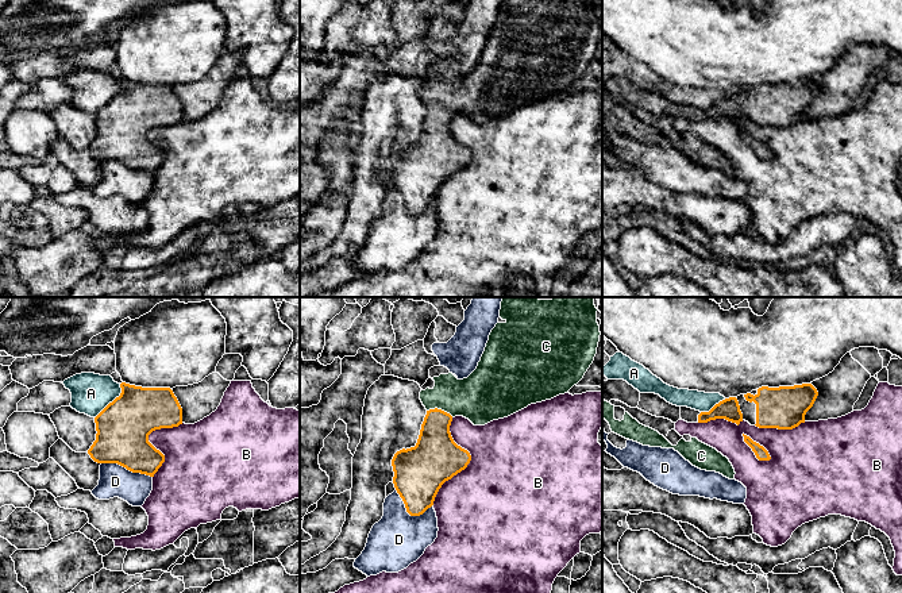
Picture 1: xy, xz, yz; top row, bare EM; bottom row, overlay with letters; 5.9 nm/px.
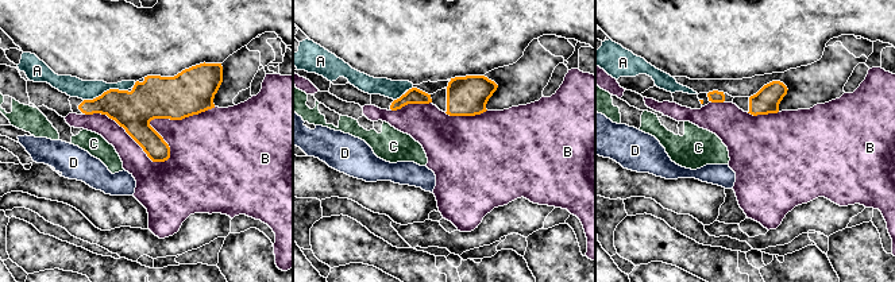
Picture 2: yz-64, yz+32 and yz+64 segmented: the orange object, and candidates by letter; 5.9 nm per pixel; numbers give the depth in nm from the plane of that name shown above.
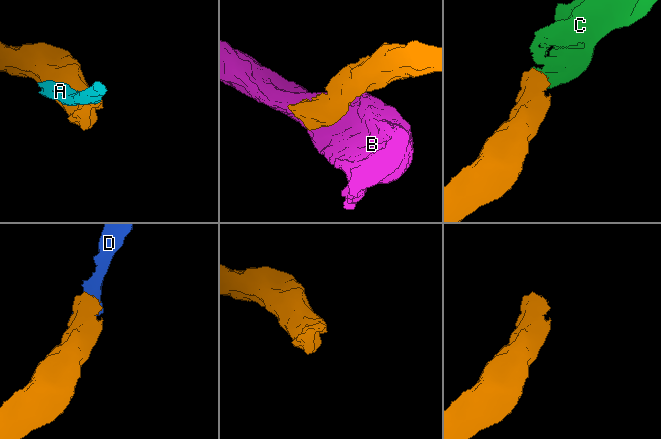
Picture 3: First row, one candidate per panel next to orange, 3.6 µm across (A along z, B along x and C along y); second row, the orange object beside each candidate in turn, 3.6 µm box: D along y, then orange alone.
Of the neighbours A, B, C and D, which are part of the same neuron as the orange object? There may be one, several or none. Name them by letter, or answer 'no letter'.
C

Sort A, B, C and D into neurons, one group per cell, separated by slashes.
A / B / C / D

